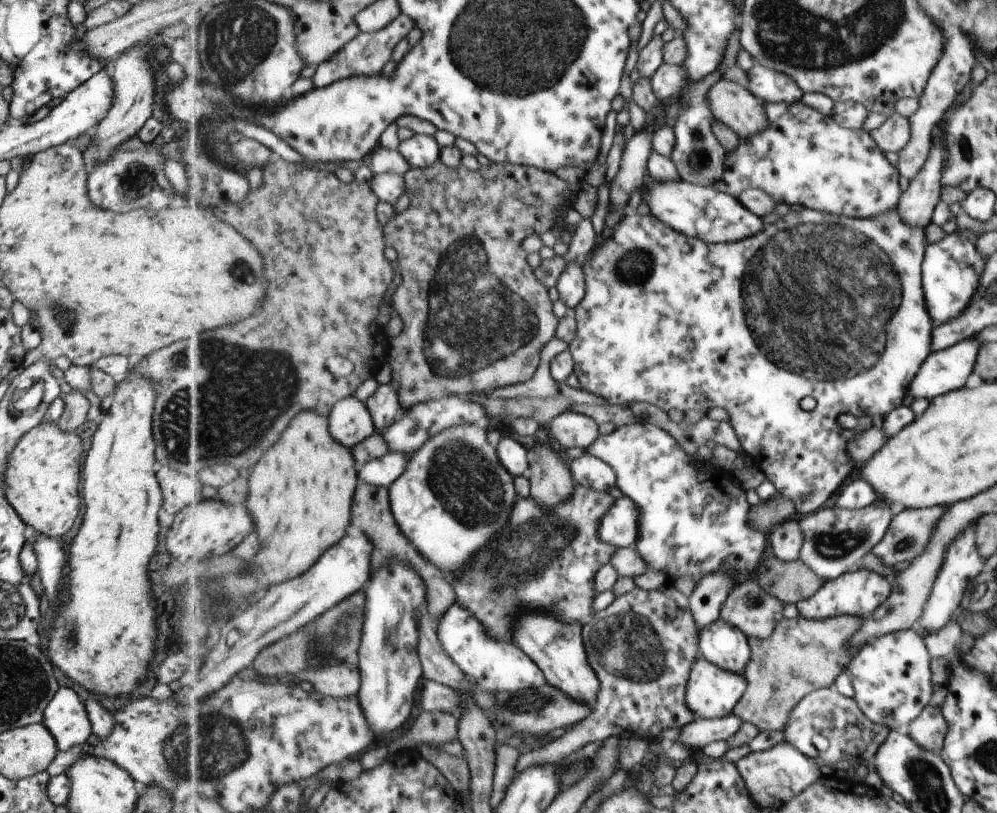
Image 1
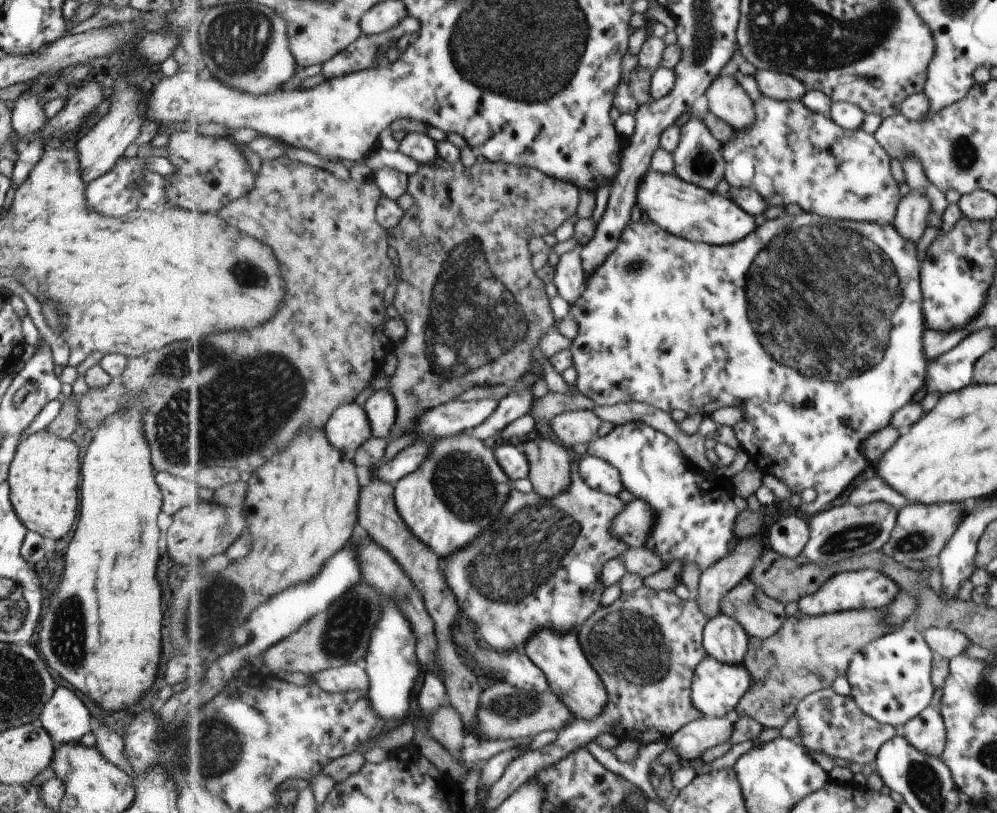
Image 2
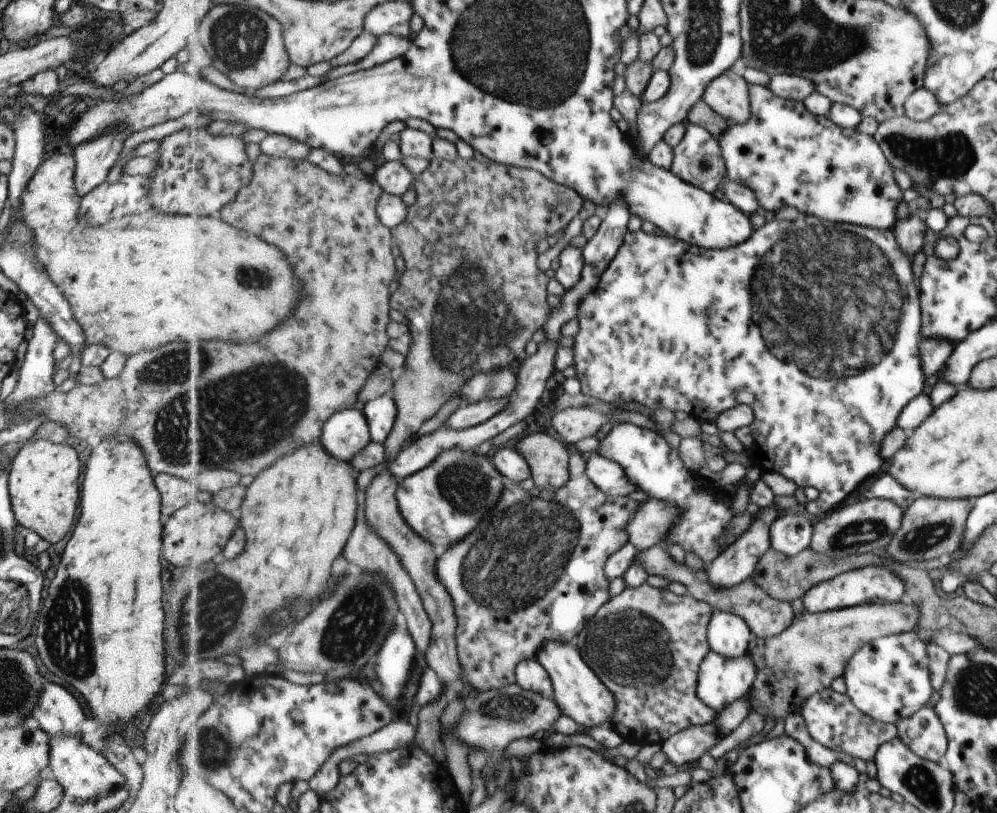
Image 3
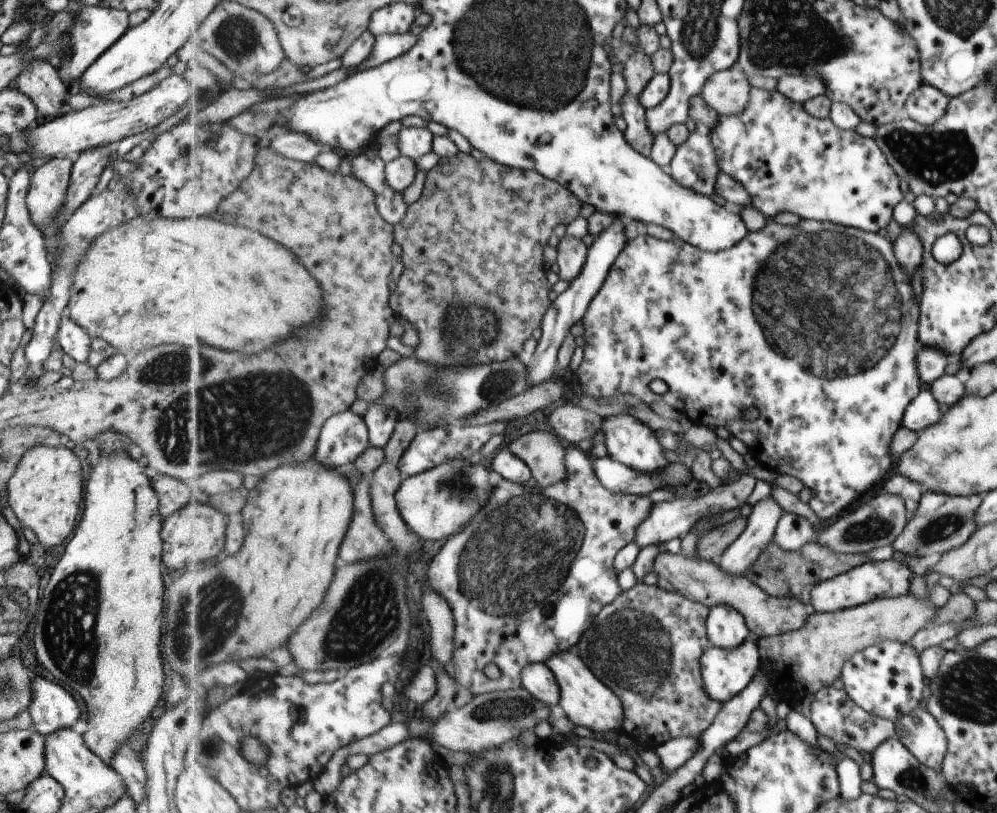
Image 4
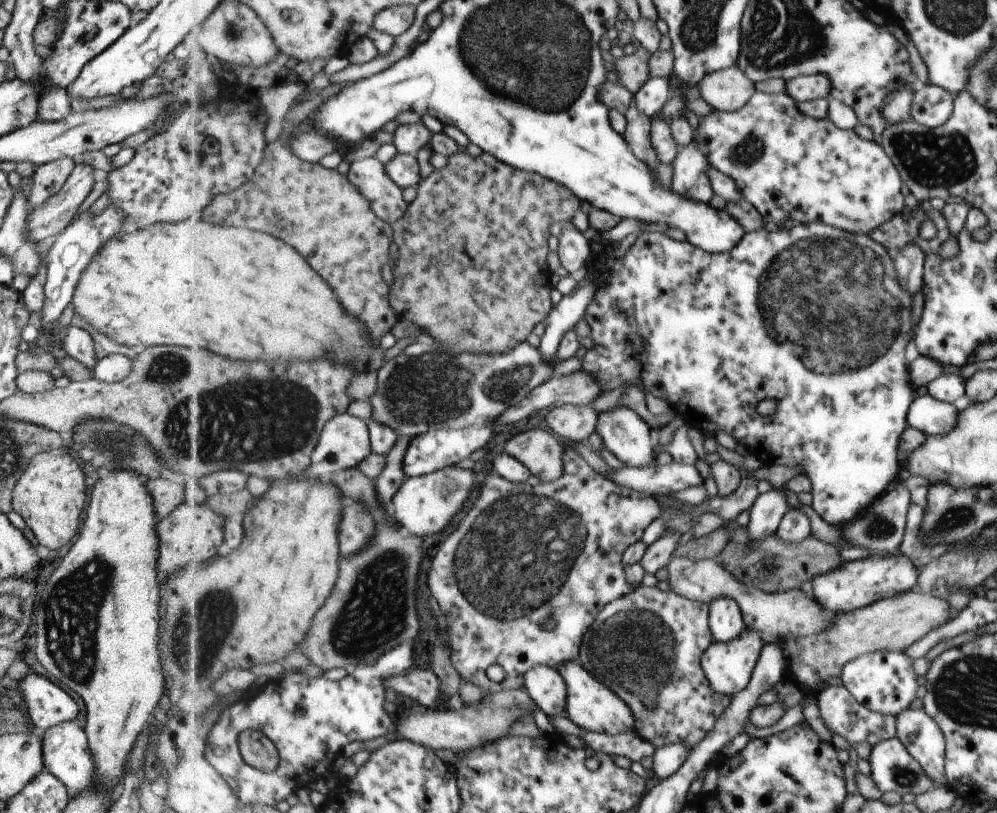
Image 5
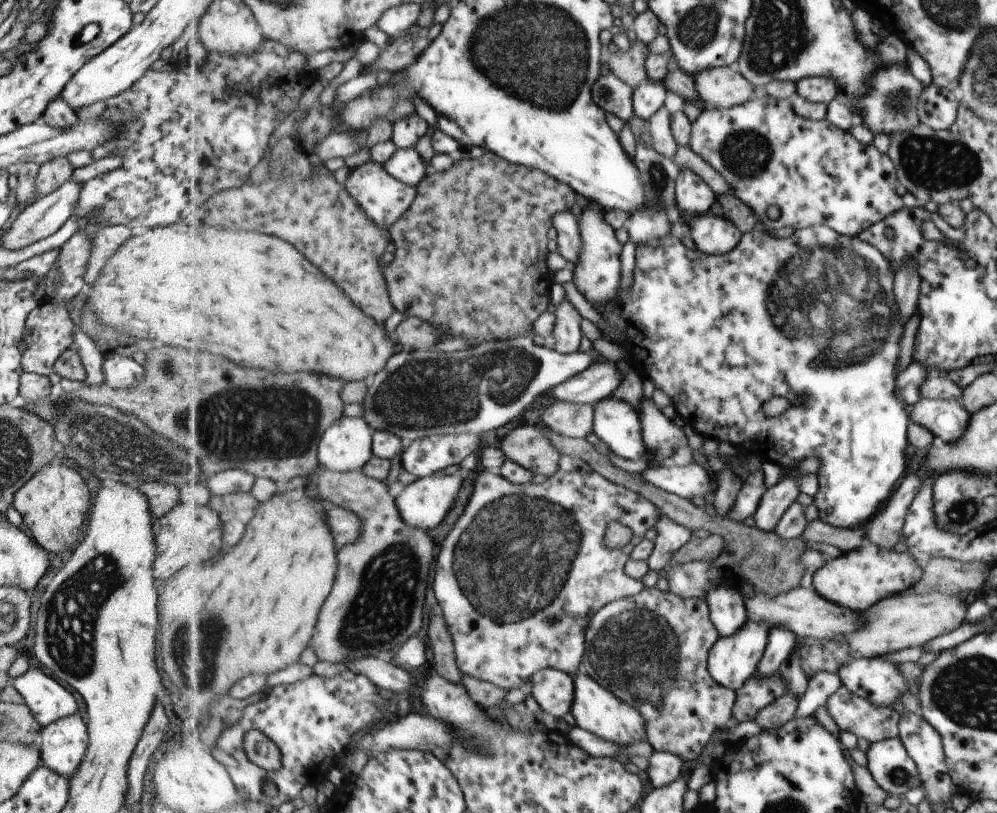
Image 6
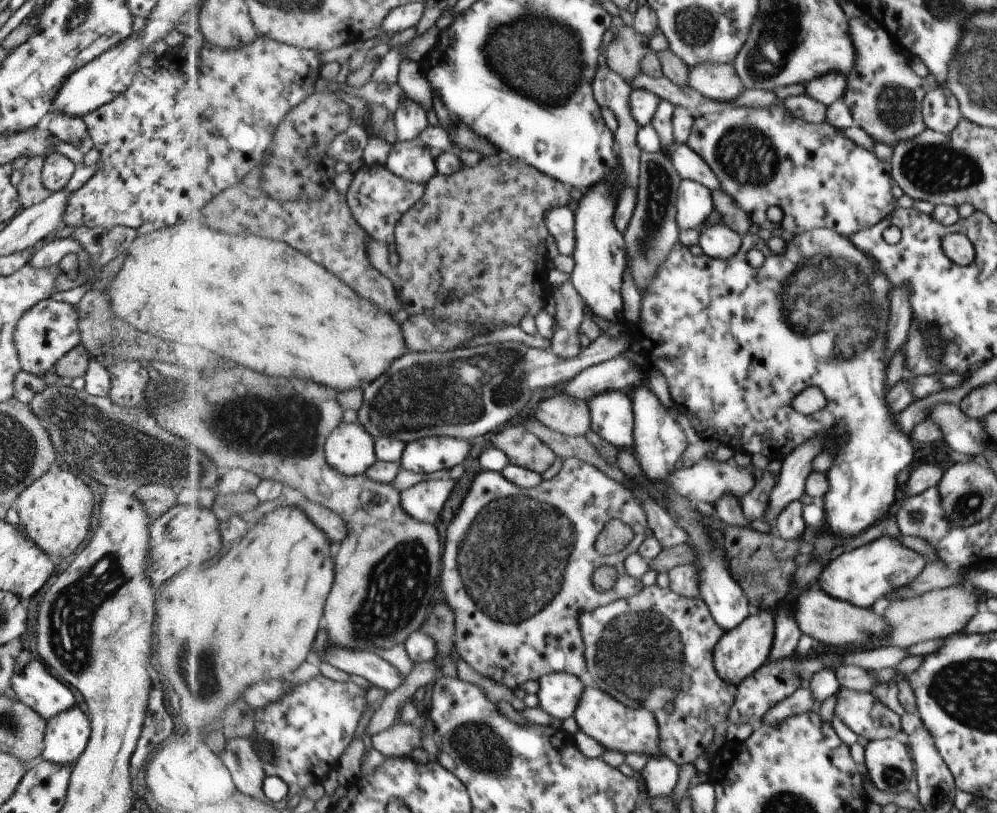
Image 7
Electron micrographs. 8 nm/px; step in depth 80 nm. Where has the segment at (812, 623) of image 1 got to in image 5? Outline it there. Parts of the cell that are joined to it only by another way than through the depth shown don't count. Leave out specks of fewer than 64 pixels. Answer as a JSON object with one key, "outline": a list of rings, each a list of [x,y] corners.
{"outline":[[[914,589],[904,592],[903,595],[879,599],[850,613],[839,613],[832,627],[822,633],[804,638],[783,637],[781,640],[784,642],[784,653],[788,658],[788,667],[792,668],[792,672],[796,676],[795,681],[802,683],[805,692],[808,693],[808,690],[820,686],[820,681],[825,680],[825,678],[841,677],[844,666],[858,656],[877,651],[904,651],[928,632],[953,619],[950,616],[953,616],[952,609],[949,608],[949,603],[943,595],[936,592],[922,593]]]}

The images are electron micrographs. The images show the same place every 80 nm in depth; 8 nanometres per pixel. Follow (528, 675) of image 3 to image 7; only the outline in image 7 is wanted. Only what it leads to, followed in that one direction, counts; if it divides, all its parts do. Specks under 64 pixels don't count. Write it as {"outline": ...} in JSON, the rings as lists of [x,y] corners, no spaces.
{"outline":[[[560,672],[544,676],[538,683],[539,691],[539,707],[549,714],[555,723],[567,720],[571,716],[575,716],[577,707],[579,706],[581,697],[586,691],[587,685],[577,675]]]}

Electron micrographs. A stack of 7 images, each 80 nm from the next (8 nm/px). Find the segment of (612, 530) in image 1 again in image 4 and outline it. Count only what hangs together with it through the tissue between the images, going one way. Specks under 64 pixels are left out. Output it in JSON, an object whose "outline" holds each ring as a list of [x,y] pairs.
{"outline":[[[744,474],[726,485],[710,490],[707,495],[700,496],[699,498],[685,497],[669,502],[655,503],[652,508],[652,514],[640,526],[634,543],[639,544],[641,548],[645,548],[651,545],[667,544],[673,538],[687,536],[691,532],[691,529],[696,526],[696,523],[704,517],[708,515],[720,515],[721,513],[739,509],[741,506],[748,504],[749,497],[753,494],[757,481],[758,478],[755,474],[751,476]]]}

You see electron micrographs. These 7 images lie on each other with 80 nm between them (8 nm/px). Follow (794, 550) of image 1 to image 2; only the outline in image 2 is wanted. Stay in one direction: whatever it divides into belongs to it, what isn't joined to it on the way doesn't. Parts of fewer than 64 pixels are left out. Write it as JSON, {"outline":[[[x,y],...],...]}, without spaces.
{"outline":[[[796,512],[775,518],[768,526],[768,543],[781,556],[795,558],[803,554],[810,539],[809,517]]]}

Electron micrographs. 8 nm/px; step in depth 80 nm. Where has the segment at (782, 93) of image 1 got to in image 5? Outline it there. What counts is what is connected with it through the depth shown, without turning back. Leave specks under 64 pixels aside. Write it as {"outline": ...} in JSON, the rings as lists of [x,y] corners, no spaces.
{"outline":[[[801,75],[787,81],[787,94],[797,102],[831,99],[832,82],[825,75]]]}

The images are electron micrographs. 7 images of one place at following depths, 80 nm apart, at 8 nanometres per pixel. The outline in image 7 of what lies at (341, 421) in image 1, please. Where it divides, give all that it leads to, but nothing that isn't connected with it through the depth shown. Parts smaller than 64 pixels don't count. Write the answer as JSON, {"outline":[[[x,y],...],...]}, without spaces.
{"outline":[[[358,420],[335,428],[324,449],[331,469],[344,475],[365,475],[378,461],[376,440]]]}

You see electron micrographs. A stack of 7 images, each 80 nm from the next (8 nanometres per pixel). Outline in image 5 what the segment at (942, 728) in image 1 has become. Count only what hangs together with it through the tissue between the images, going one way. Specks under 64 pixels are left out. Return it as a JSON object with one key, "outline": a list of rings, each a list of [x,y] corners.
{"outline":[[[905,709],[895,716],[895,737],[920,764],[935,787],[945,786],[944,738],[923,709]]]}

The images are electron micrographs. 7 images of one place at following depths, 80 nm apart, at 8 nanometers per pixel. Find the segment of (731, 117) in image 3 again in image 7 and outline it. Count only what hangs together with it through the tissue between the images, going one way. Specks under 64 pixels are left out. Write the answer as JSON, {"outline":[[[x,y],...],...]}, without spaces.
{"outline":[[[701,63],[691,67],[688,84],[711,100],[732,101],[746,91],[734,64]]]}

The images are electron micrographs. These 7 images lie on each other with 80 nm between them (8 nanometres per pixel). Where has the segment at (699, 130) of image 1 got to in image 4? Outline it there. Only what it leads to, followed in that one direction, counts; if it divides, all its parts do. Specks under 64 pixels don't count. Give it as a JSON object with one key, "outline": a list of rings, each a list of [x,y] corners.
{"outline":[[[692,134],[685,144],[678,147],[668,171],[685,188],[705,196],[715,194],[722,170],[709,134]]]}

